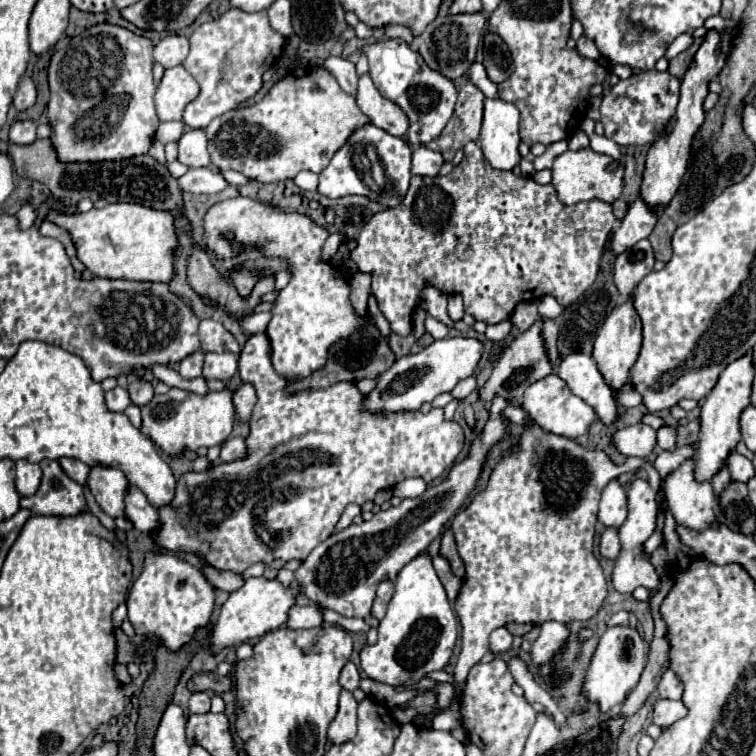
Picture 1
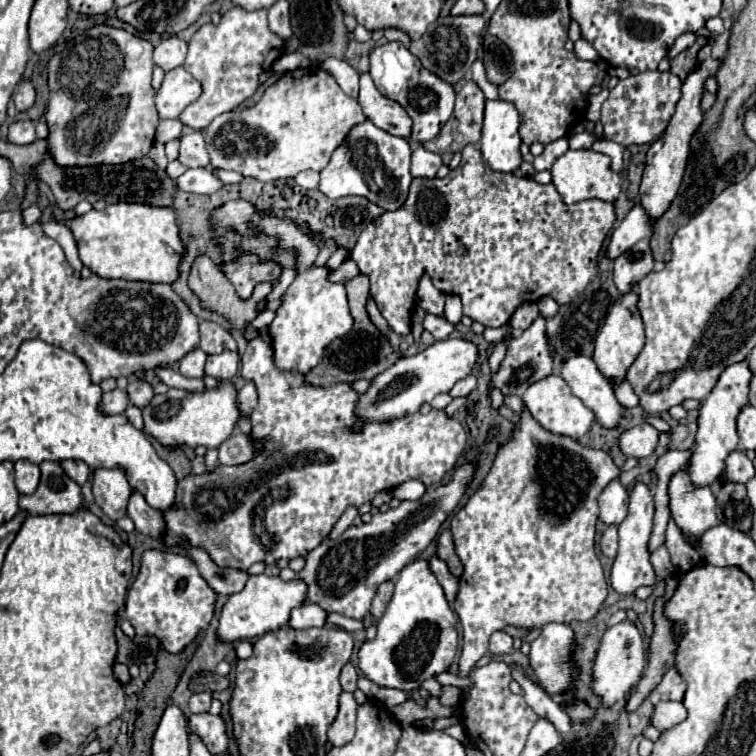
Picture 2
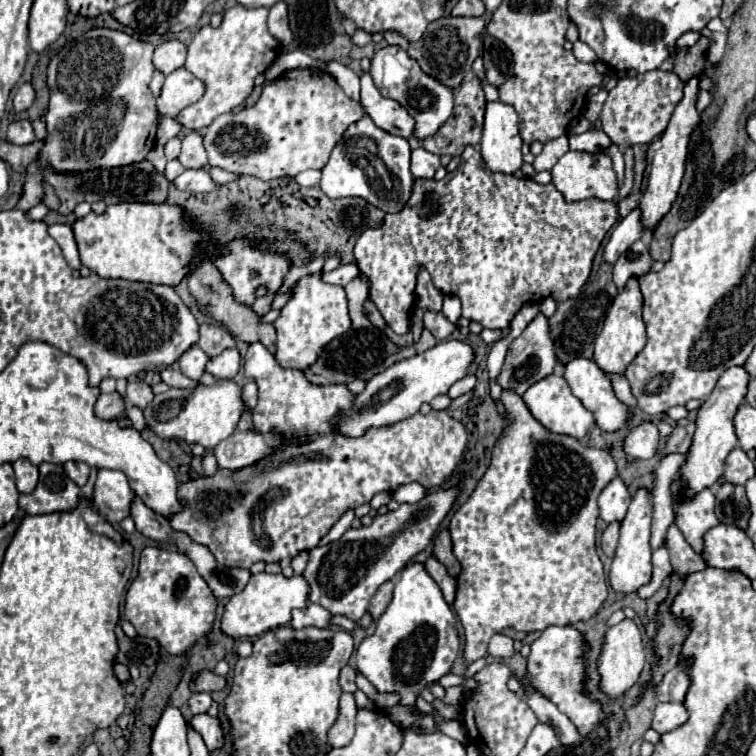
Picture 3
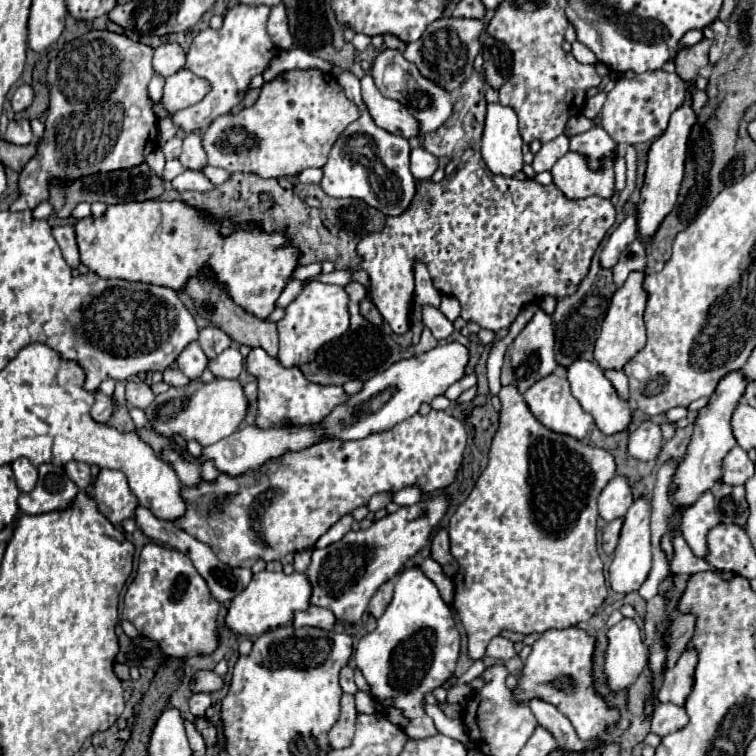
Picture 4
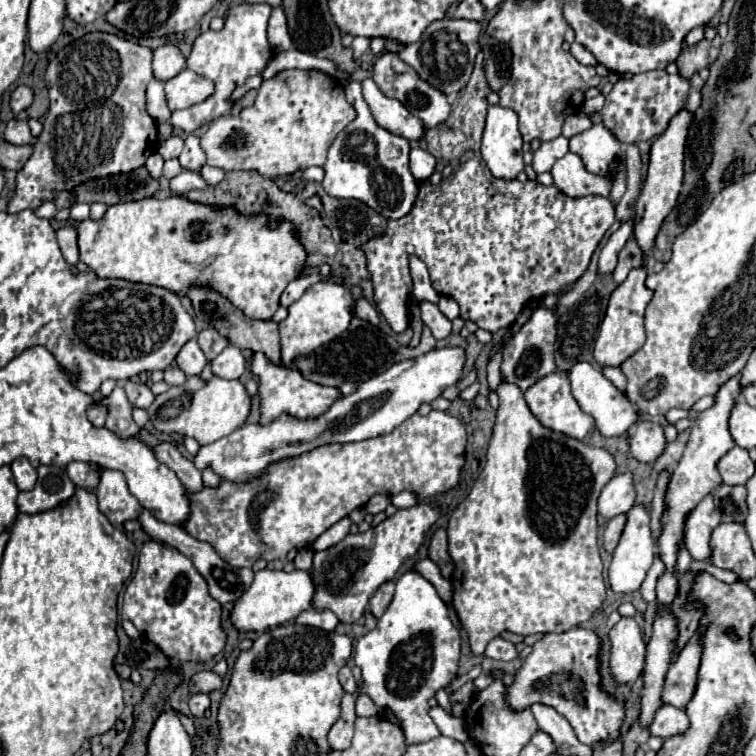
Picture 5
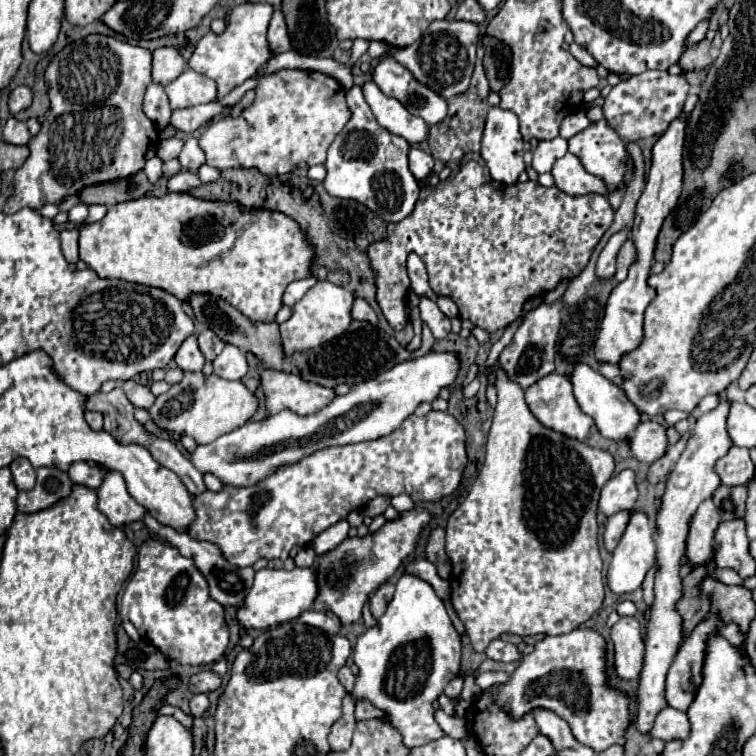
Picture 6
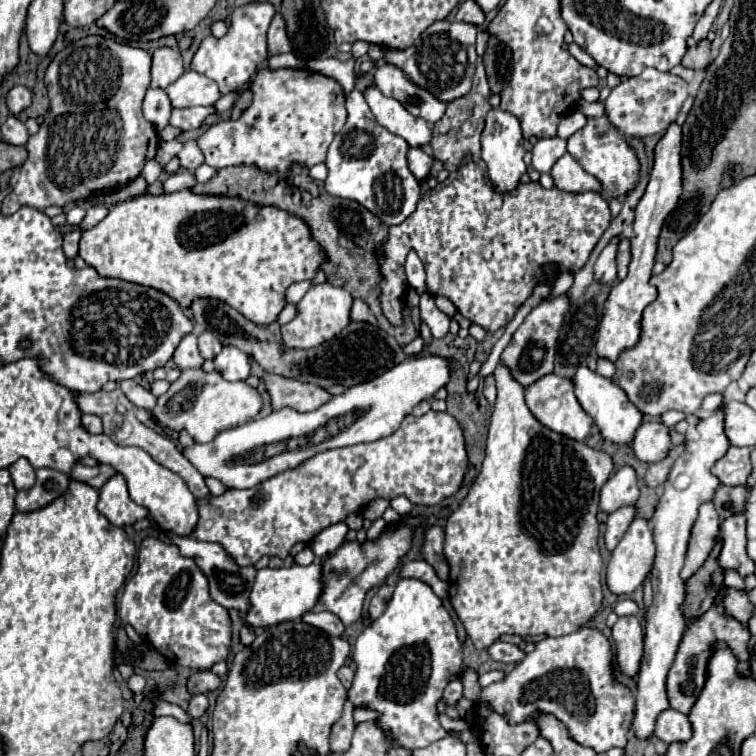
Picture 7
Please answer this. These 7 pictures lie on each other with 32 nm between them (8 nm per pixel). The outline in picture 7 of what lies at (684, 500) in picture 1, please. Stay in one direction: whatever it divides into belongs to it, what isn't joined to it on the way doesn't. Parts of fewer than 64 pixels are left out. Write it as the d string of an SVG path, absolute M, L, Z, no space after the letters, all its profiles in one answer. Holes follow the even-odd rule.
M706 502L700 506L698 510L698 518L692 526L690 532L690 542L688 542L688 554L686 554L686 564L682 568L682 578L690 578L708 558L714 540L718 536L718 526L720 526L720 518L716 516L716 508L712 502Z

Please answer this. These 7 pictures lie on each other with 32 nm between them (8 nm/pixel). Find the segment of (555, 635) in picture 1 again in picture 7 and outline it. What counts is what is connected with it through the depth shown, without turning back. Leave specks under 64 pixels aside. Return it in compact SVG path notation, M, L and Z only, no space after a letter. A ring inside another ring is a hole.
M584 626L572 634L566 634L566 636L556 636L556 638L548 636L536 644L534 652L526 654L526 658L506 676L506 680L494 682L494 684L482 688L478 702L488 702L496 712L504 714L510 724L530 720L538 712L554 714L558 720L562 720L566 724L570 736L578 744L594 748L596 752L604 752L614 746L624 748L628 742L626 736L632 728L632 718L634 718L634 696L628 688L614 682L610 658L612 658L610 642L596 628Z

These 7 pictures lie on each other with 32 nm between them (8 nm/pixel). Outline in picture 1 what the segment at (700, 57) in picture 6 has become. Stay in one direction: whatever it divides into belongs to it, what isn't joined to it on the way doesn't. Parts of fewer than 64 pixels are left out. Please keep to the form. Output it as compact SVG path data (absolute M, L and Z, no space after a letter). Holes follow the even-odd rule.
M704 37L695 38L693 44L688 48L688 50L684 50L684 52L680 52L676 58L672 58L672 60L670 60L670 66L668 66L668 72L670 72L672 76L682 79L692 61L694 54L703 41Z

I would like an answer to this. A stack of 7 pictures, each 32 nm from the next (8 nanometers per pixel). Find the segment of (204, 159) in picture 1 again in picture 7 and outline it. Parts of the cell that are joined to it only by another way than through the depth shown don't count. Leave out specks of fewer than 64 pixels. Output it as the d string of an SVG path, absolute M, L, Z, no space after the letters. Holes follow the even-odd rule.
M196 140L184 142L184 148L182 148L182 152L178 154L178 158L180 158L182 168L184 168L184 170L190 170L190 172L194 172L200 164L204 164L204 154L200 152Z

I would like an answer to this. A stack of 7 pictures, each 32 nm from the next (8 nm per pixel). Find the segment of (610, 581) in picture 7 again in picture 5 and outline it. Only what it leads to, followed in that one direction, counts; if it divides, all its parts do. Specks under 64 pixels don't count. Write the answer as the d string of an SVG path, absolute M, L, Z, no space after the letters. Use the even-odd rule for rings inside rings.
M634 504L628 514L626 514L626 526L624 532L620 536L620 542L614 550L612 556L612 564L608 568L608 582L610 588L618 594L628 594L640 588L640 584L646 578L646 572L652 566L652 558L654 558L654 542L650 536L650 512L646 508L646 504Z

